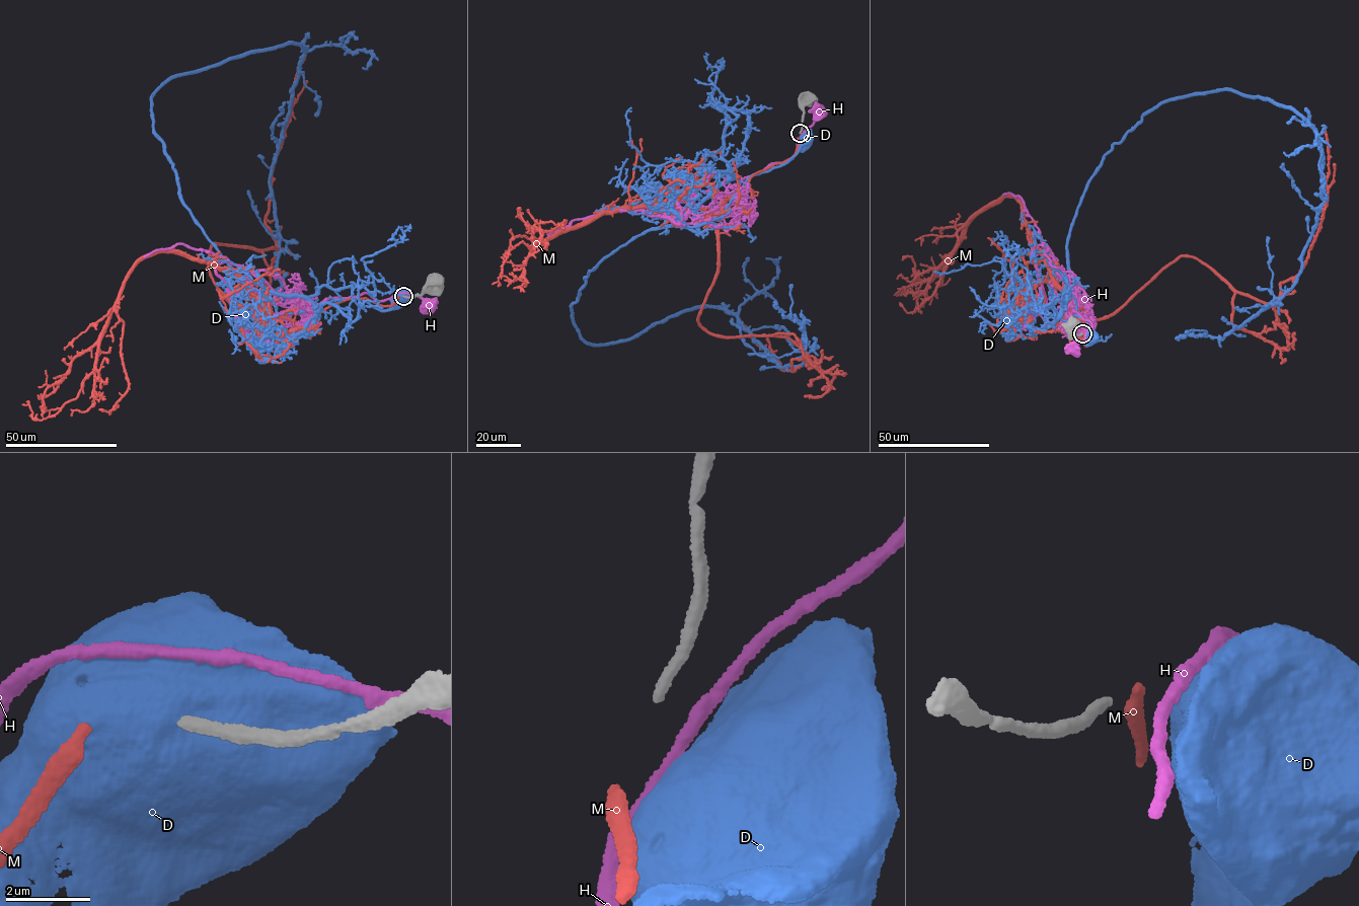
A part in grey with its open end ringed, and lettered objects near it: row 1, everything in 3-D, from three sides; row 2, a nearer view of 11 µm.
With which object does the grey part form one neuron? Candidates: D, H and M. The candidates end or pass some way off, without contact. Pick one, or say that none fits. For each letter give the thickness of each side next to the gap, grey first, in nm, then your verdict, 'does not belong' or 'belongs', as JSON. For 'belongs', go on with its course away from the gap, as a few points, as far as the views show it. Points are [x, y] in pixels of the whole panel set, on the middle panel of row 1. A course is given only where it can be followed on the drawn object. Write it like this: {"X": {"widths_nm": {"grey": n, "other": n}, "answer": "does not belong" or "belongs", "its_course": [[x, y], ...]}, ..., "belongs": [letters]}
{"D": {"widths_nm": {"grey": 280, "other": 1000}, "answer": "does not belong"}, "H": {"widths_nm": {"grey": 280, "other": 280}, "answer": "does not belong"}, "M": {"widths_nm": {"grey": 280, "other": 320}, "answer": "belongs", "its_course": [[798, 138], [708, 217], [718, 272], [697, 319], [806, 355], [780, 369], [742, 323]]}, "belongs": ["M"]}

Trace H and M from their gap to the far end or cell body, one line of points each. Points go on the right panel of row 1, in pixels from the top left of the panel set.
H: (1086, 332), (1084, 340), (1072, 349)
M: (1083, 332), (1070, 306), (1089, 319), (1113, 314), (1181, 256), (1275, 303), (1323, 217), (1325, 130)

